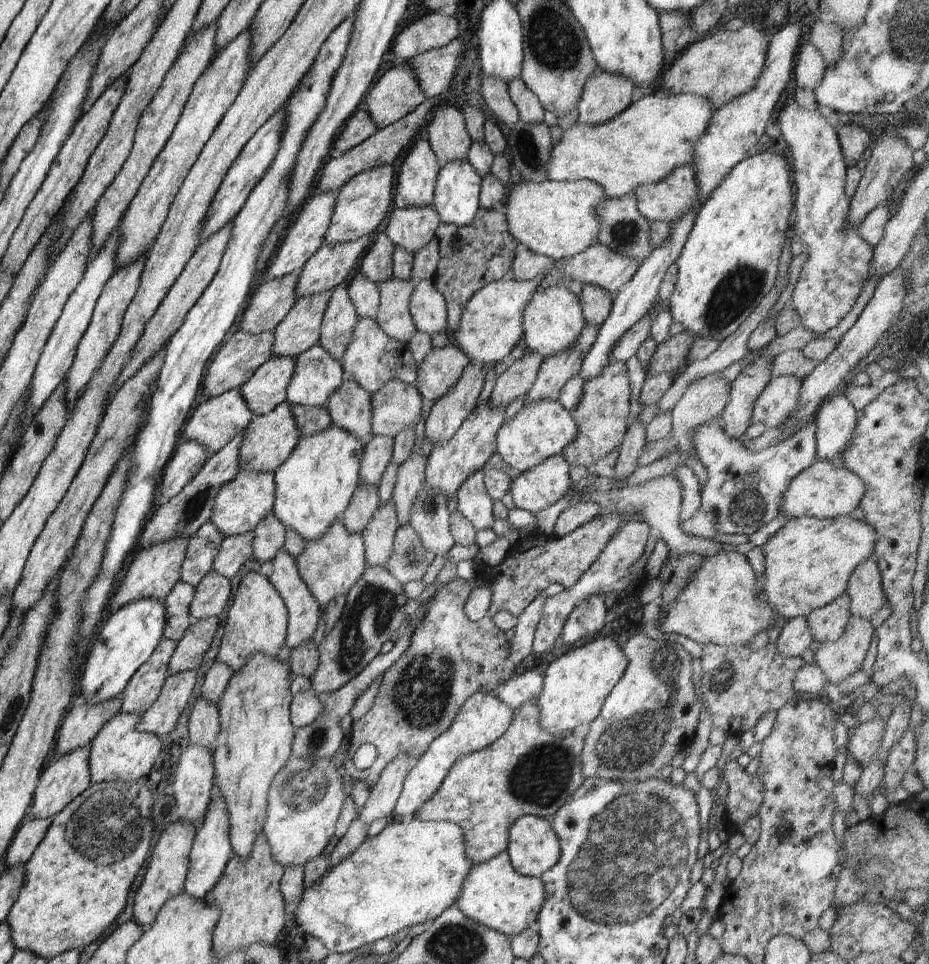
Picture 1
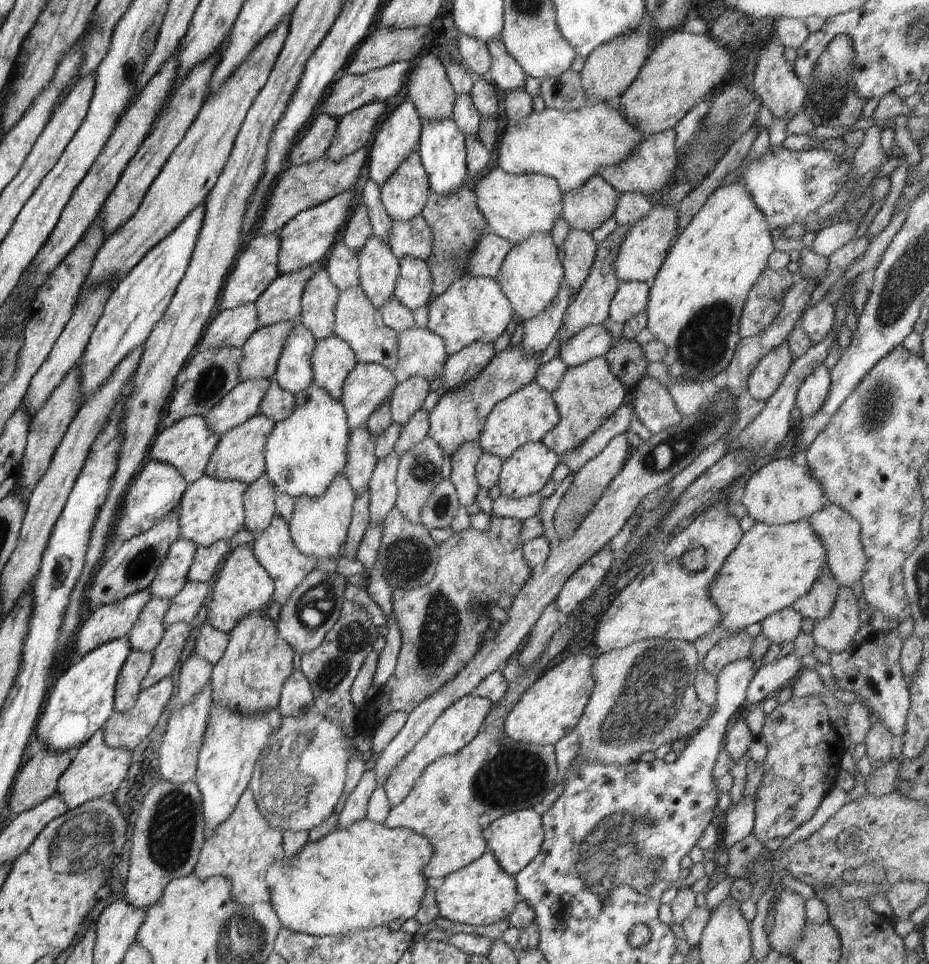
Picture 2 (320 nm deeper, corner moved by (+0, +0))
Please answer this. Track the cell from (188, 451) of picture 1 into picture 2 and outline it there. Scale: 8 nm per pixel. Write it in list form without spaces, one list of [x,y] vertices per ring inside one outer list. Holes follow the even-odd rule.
[[[149,461],[142,465],[142,469],[132,484],[127,488],[124,499],[121,502],[119,512],[114,524],[116,539],[126,542],[135,536],[154,528],[154,525],[162,520],[170,511],[178,508],[180,499],[190,483],[178,472],[176,468],[166,463]]]

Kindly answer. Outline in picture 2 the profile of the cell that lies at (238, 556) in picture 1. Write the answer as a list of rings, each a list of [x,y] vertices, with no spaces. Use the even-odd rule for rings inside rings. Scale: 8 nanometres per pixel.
[[[216,541],[210,546],[198,547],[187,580],[211,584],[220,562],[228,554],[228,546],[227,541]]]

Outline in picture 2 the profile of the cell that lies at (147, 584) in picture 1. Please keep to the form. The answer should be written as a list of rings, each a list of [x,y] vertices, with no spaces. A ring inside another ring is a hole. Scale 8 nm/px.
[[[148,588],[127,596],[118,603],[104,605],[93,610],[88,620],[83,622],[82,626],[80,626],[80,630],[78,630],[76,654],[82,658],[82,656],[86,656],[89,652],[92,652],[95,648],[102,646],[104,643],[126,637],[150,599],[151,594]]]

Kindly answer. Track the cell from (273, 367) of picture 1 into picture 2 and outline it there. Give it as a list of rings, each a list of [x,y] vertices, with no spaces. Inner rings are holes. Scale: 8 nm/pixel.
[[[270,380],[239,382],[203,416],[210,430],[222,436],[232,427],[245,423],[251,416],[258,415],[261,400],[270,386]]]

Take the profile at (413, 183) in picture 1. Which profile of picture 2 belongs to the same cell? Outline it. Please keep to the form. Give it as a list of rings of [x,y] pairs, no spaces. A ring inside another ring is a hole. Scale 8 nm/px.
[[[403,102],[396,107],[388,118],[380,124],[374,142],[370,147],[368,156],[368,173],[370,177],[378,186],[381,186],[389,179],[389,176],[403,163],[409,154],[416,151],[419,143],[420,133],[422,130],[422,118],[415,109],[415,106],[409,102]]]

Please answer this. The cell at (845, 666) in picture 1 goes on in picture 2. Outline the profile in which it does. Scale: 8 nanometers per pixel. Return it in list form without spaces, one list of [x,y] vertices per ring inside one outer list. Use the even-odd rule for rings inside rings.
[[[839,587],[836,602],[830,614],[826,618],[815,621],[813,624],[812,636],[815,646],[825,648],[829,653],[842,652],[849,646],[861,625],[857,599],[852,588]]]

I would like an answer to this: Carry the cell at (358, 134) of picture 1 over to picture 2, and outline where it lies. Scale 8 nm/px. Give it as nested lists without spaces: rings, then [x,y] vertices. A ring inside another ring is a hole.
[[[324,113],[316,116],[316,119],[306,130],[306,134],[297,140],[290,149],[287,162],[290,166],[308,164],[324,157],[330,143],[333,141],[338,119]]]

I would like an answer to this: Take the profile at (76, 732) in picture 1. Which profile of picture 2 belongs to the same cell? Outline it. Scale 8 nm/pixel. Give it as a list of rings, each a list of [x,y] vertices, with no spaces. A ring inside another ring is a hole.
[[[38,752],[15,776],[7,802],[12,814],[22,814],[57,792],[57,782],[70,766],[73,752]]]

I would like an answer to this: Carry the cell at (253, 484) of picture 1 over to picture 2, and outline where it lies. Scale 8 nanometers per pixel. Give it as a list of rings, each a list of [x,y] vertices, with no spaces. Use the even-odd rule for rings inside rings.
[[[206,474],[202,475],[195,483],[190,483],[182,498],[180,499],[178,513],[178,524],[180,525],[180,536],[199,547],[207,547],[216,541],[227,541],[234,536],[245,525],[245,508],[243,505],[243,494],[249,484],[242,481],[223,481],[215,479]]]

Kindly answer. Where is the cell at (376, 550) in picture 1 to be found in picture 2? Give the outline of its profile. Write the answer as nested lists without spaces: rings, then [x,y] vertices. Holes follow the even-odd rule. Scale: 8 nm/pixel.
[[[394,450],[388,456],[377,459],[370,482],[367,486],[369,492],[369,517],[372,523],[382,525],[388,513],[392,510],[397,499],[397,468],[399,454]]]

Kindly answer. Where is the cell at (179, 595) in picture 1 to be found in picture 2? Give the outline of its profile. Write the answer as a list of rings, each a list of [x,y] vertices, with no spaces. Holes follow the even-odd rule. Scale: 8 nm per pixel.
[[[151,598],[146,603],[138,620],[127,634],[127,641],[132,651],[151,653],[158,646],[166,628],[163,618],[169,606],[168,599]]]

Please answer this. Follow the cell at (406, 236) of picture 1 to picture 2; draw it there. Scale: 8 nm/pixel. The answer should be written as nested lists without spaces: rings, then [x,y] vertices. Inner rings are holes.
[[[416,148],[381,186],[381,201],[394,221],[409,221],[421,214],[429,196],[428,175]]]

